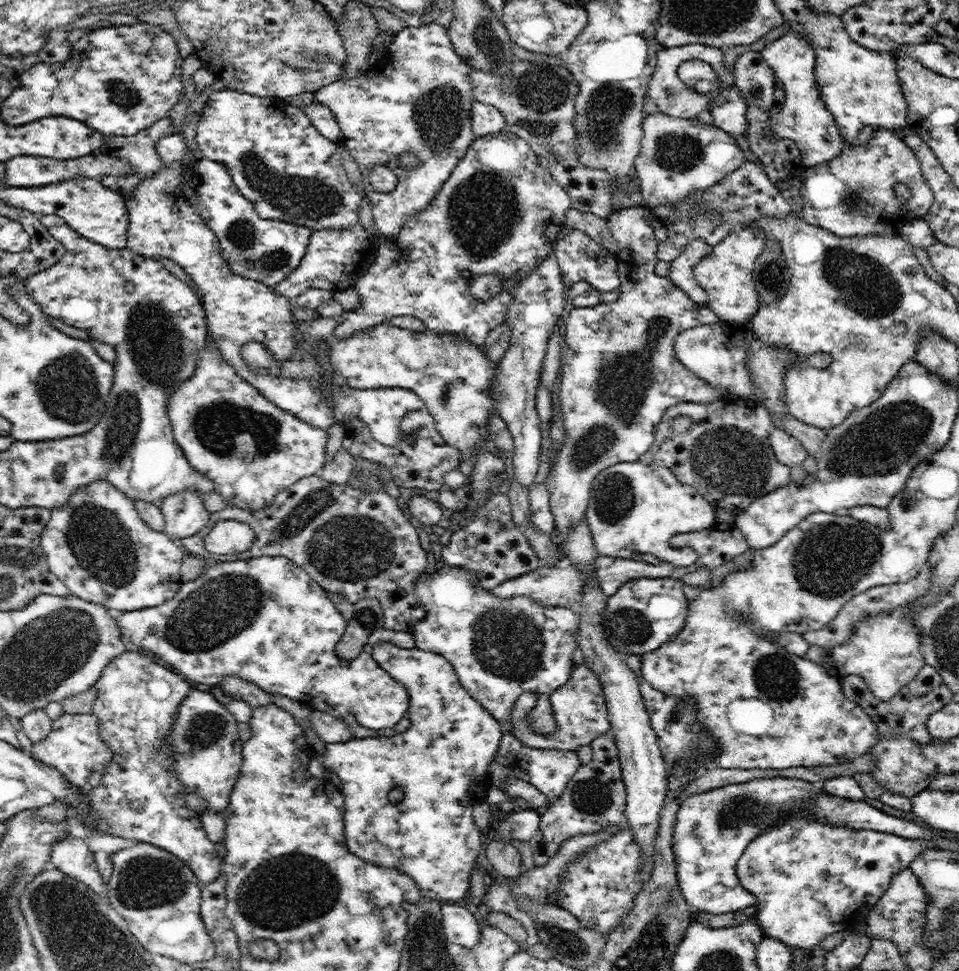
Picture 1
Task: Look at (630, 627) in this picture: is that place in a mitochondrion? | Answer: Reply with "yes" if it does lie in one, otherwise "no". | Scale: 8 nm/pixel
yes

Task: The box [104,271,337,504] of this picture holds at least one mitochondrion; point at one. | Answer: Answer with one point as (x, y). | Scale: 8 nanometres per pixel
(217, 425)

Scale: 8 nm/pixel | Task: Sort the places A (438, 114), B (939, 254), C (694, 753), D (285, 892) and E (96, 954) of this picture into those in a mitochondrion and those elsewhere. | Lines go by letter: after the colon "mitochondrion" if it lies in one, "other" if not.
A: mitochondrion
B: other
C: mitochondrion
D: mitochondrion
E: mitochondrion

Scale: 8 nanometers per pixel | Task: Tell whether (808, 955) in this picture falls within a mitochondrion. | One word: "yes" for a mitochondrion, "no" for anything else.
no

